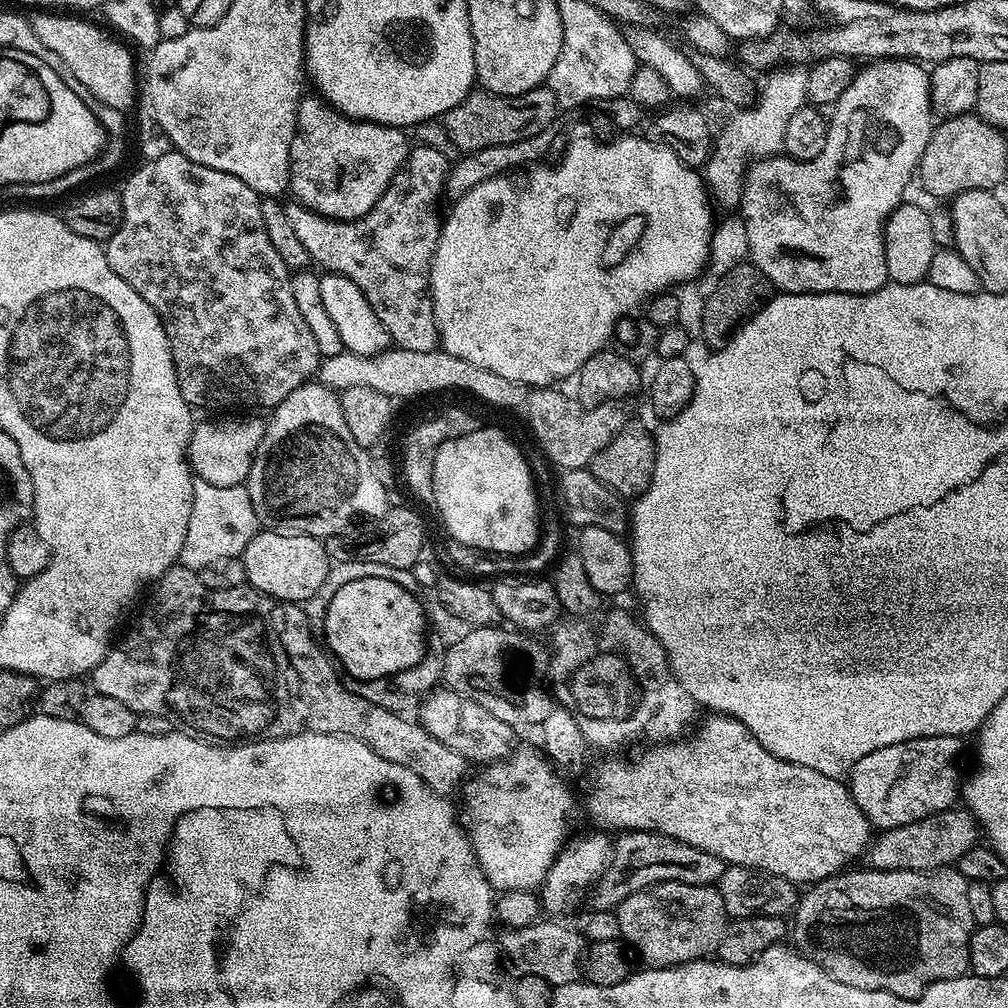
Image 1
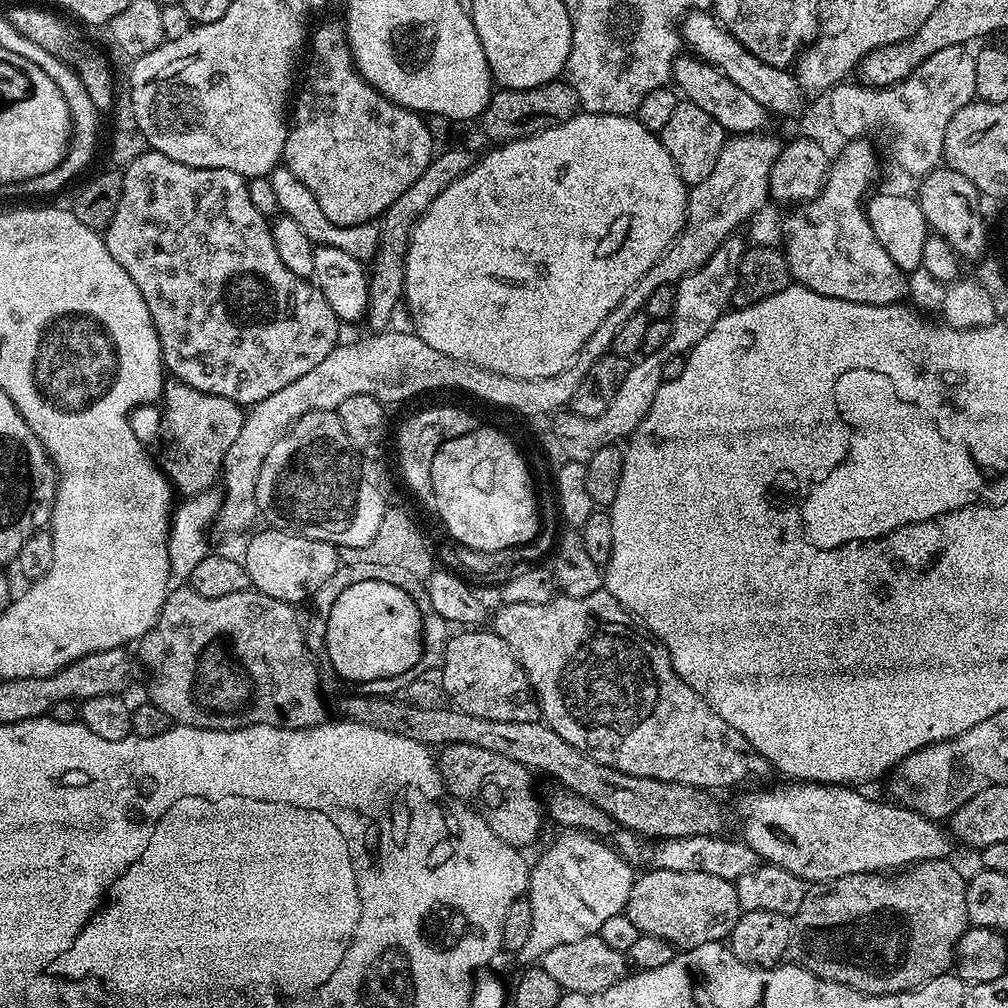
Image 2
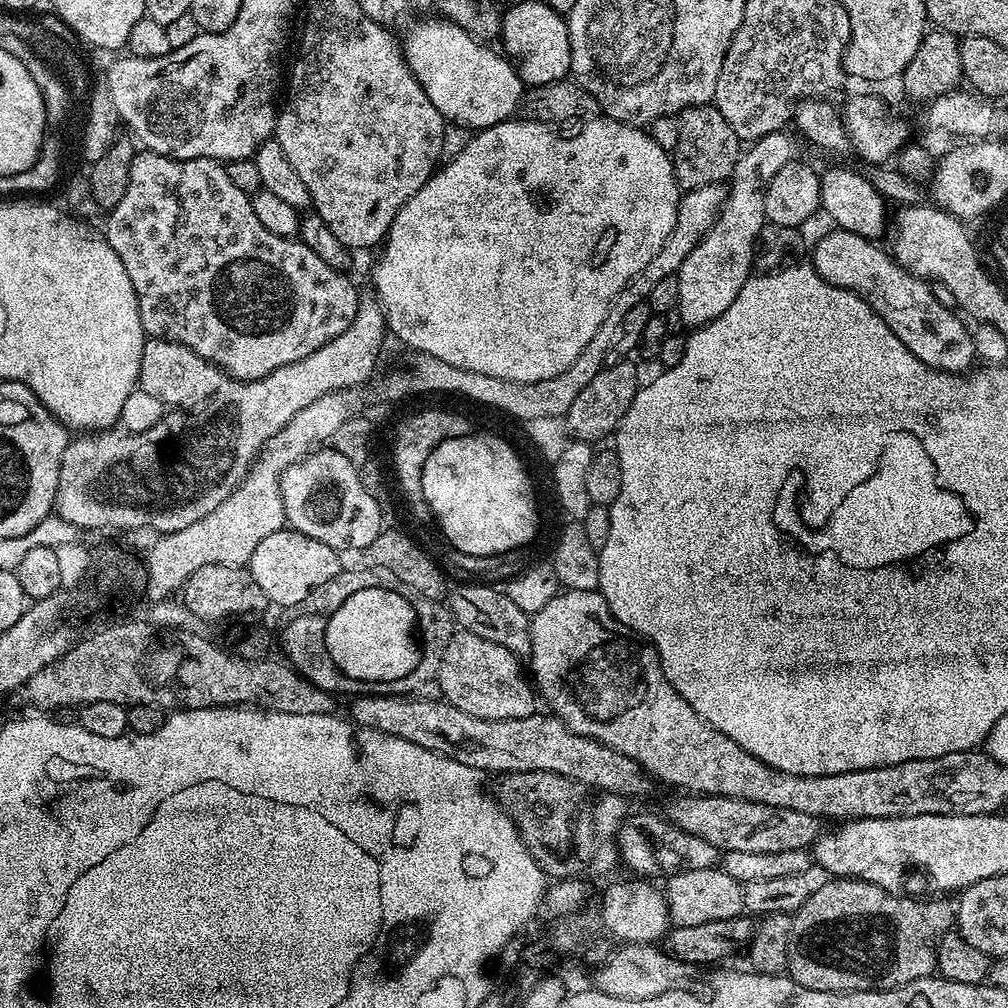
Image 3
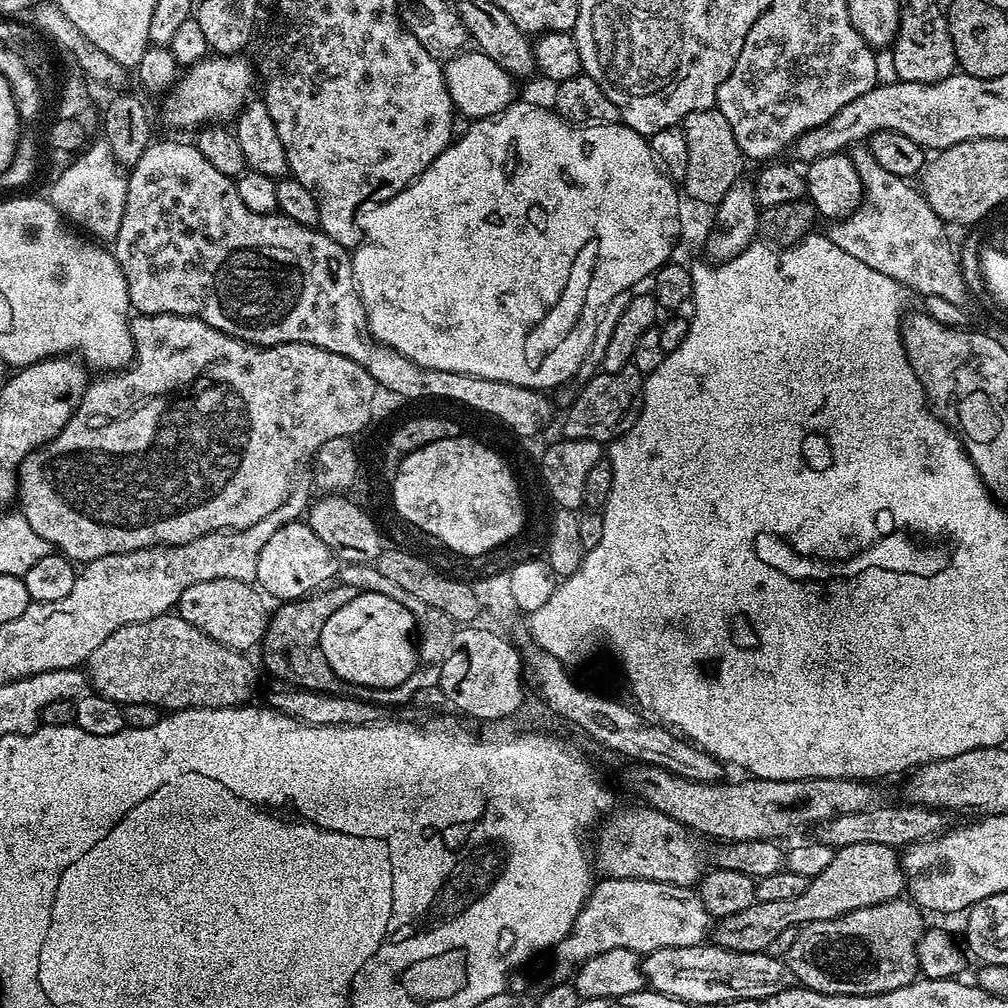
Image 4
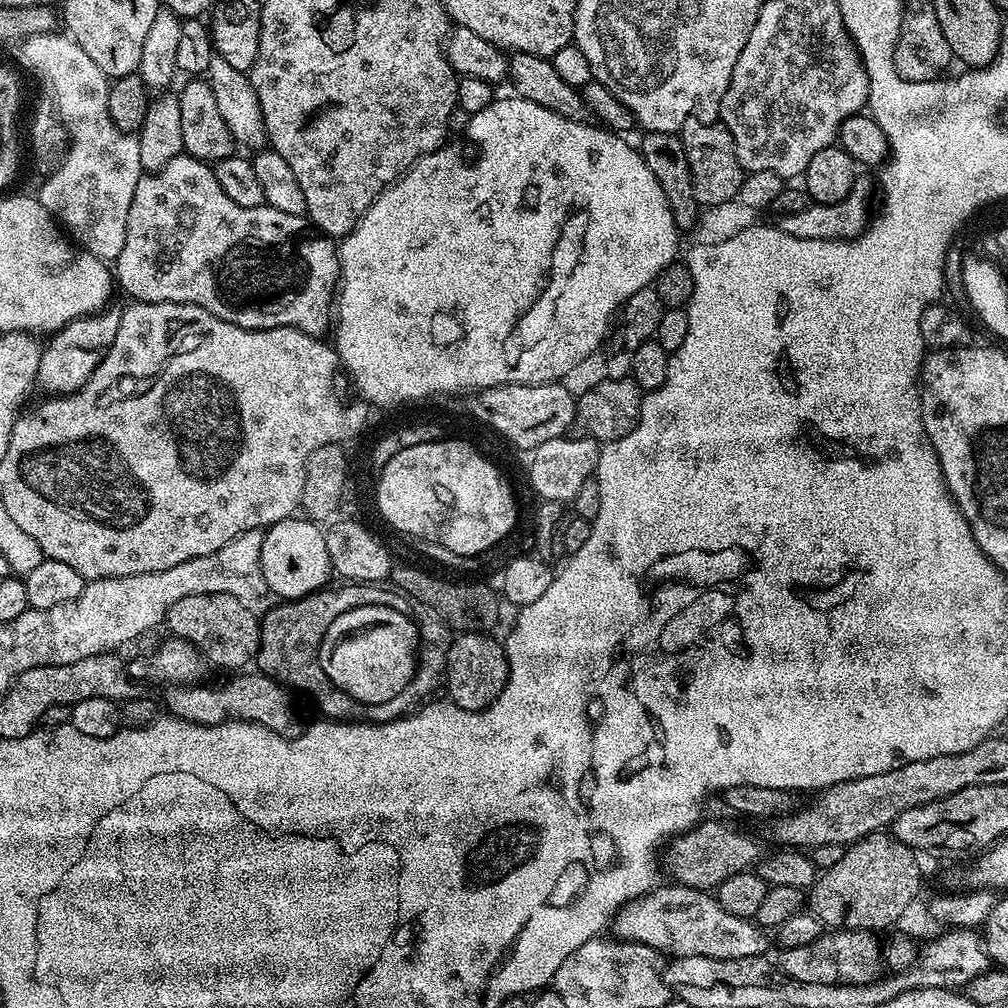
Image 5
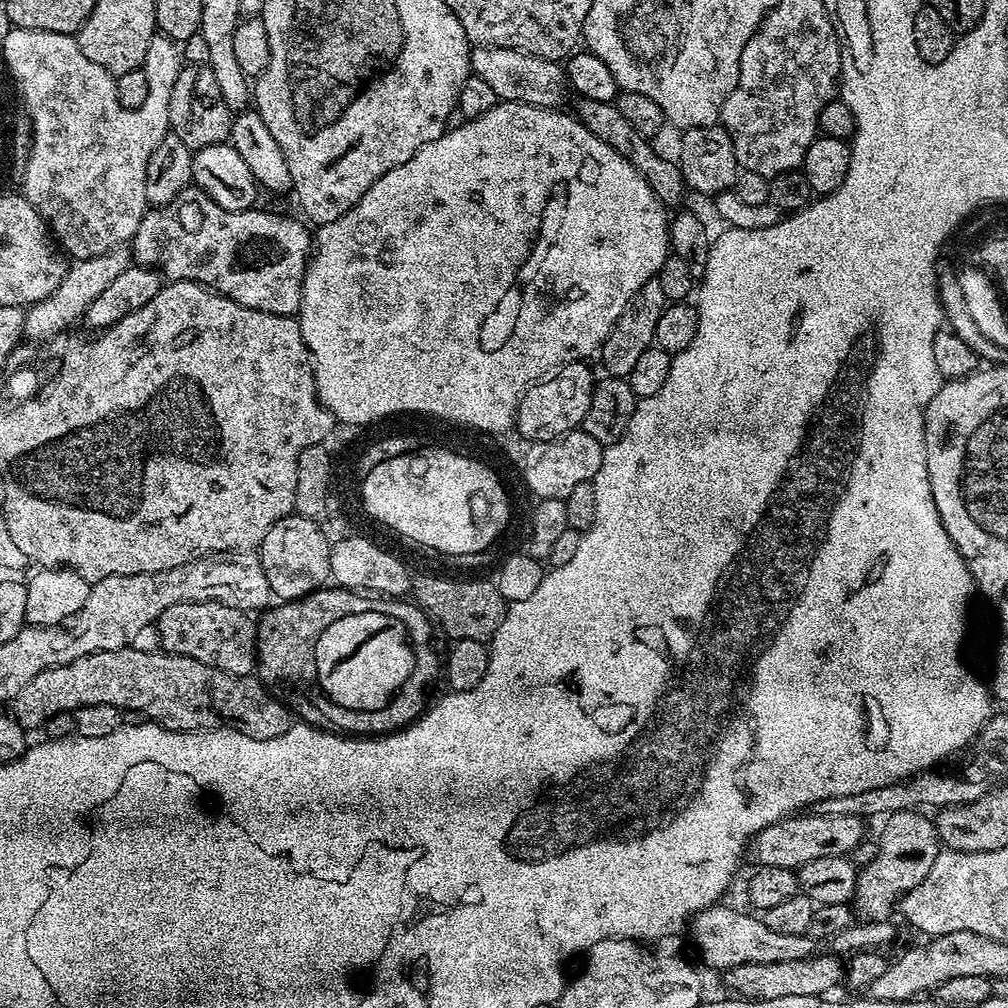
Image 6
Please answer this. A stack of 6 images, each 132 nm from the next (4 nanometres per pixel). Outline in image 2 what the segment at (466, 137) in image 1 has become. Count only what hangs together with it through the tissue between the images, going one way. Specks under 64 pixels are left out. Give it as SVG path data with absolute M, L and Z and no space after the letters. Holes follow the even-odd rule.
M557 78L551 80L548 84L534 86L530 90L514 90L513 88L500 88L493 91L492 97L488 99L488 105L484 107L482 123L484 123L484 132L490 139L496 140L497 145L509 144L515 140L521 140L527 136L538 134L542 130L550 130L562 122L572 119L577 115L580 108L580 99L578 94L563 79Z

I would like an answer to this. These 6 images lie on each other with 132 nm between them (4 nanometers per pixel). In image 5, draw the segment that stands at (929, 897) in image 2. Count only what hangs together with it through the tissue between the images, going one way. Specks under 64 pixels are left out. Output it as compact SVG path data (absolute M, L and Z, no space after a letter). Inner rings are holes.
M842 928L825 931L808 946L794 946L783 949L779 954L778 963L782 971L800 982L818 982L819 984L865 984L880 979L886 965L881 956L881 941L875 940L871 931L862 928Z

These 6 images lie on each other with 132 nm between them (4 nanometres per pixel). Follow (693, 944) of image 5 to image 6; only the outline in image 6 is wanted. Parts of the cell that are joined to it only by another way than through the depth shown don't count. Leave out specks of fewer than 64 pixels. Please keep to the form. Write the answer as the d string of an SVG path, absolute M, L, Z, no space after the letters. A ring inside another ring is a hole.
M717 902L710 908L703 908L696 913L690 921L690 932L692 928L692 940L696 943L696 948L700 951L700 956L712 968L727 970L734 966L743 964L769 964L770 962L798 962L798 958L817 955L818 944L811 935L808 934L777 934L770 930L770 926L764 924L759 915L747 916L744 912L739 912L736 908L723 908L723 903Z

